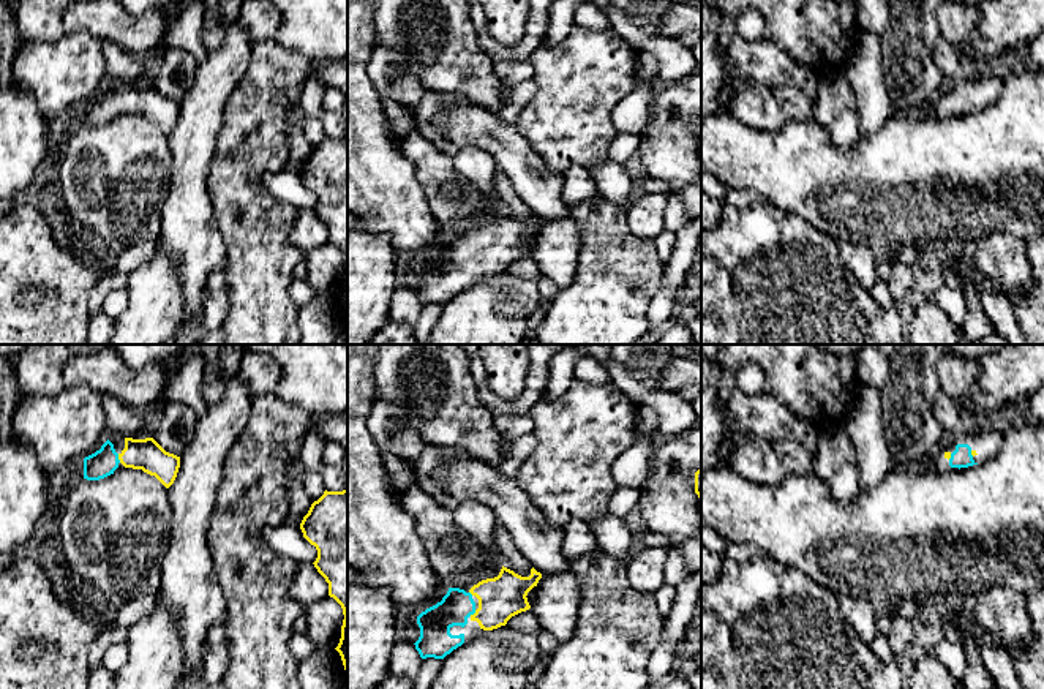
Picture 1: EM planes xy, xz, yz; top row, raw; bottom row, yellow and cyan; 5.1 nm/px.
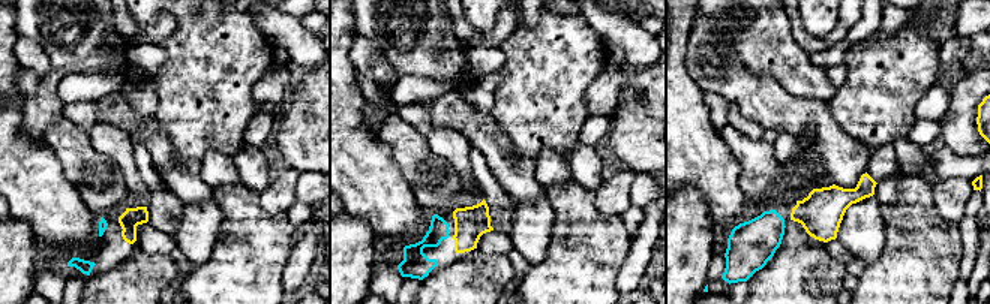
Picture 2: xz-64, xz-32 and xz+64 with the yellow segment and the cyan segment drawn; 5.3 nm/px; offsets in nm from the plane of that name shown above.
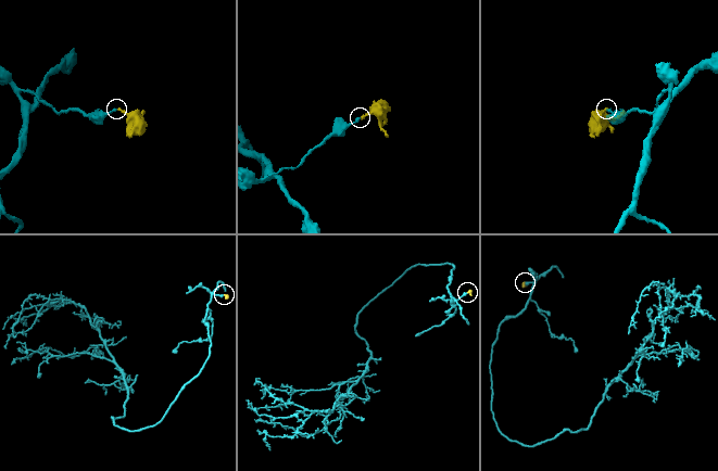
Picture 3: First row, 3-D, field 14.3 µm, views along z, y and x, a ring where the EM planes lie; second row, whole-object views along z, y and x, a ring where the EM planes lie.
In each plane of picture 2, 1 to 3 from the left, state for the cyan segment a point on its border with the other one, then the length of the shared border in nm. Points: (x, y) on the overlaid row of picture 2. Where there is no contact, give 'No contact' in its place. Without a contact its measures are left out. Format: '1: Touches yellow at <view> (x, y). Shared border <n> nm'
1: No contact
2: No contact
3: No contact

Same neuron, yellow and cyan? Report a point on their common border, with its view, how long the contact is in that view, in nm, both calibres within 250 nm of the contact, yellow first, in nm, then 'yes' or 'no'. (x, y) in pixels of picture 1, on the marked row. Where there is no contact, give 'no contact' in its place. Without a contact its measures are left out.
xy (119, 459) | 50 nm | 160/140 nm | yes

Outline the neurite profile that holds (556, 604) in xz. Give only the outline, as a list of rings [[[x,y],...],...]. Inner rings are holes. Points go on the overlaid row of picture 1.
[[[572,570],[542,577],[531,605],[540,629],[550,632],[559,643],[573,637],[581,602],[580,582]]]

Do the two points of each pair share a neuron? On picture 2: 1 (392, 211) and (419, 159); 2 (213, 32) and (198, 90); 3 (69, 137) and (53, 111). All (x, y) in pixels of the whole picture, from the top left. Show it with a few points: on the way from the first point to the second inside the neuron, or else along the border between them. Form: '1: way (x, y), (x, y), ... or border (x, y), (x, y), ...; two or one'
1: border (390, 150), (416, 201), (426, 211); two
2: way (213, 47), (213, 65), (209, 75); one
3: border (63, 117), (51, 126), (44, 141); two

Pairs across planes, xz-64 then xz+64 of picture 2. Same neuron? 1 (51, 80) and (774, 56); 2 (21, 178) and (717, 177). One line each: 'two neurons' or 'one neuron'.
1: one neuron
2: one neuron

